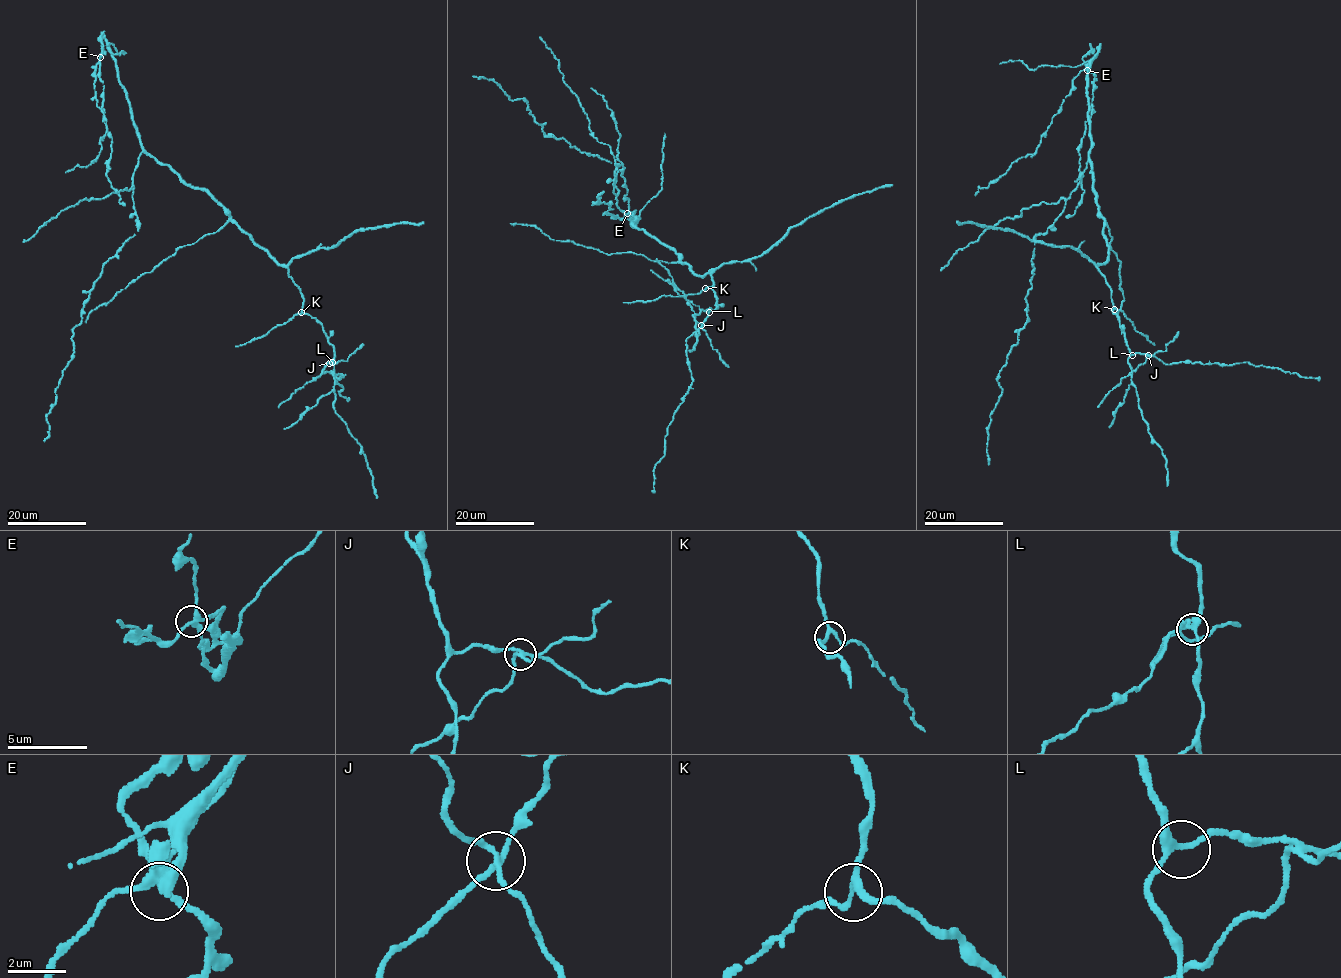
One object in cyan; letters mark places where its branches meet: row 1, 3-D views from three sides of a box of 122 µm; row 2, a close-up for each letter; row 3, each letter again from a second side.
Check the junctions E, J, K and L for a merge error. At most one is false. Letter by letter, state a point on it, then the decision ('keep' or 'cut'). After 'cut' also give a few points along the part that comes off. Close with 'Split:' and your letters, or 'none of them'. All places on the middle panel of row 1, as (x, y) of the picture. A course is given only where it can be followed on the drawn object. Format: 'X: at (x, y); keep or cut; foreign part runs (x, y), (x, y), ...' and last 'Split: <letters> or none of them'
E: at (627, 213); keep
J: at (701, 325); cut; foreign part runs (701, 326), (695, 320), (683, 292), (656, 258)
K: at (705, 288); keep
L: at (709, 312); keep
Split: J

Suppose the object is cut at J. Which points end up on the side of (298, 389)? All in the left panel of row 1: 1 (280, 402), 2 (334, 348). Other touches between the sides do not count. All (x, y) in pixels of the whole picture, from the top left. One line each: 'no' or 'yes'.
1: yes
2: no

